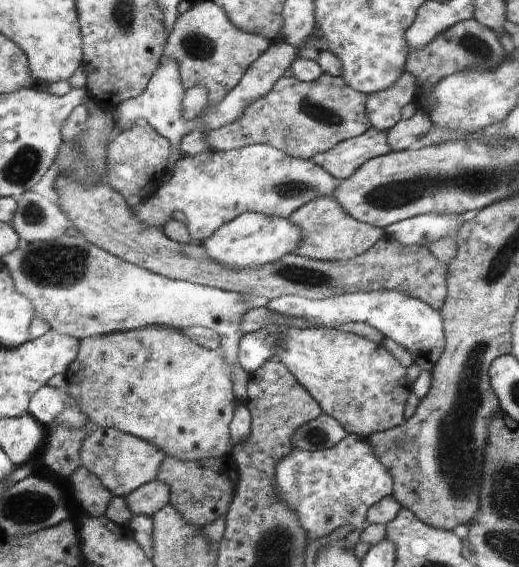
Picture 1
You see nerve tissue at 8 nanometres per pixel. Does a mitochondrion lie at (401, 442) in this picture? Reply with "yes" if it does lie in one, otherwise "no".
no

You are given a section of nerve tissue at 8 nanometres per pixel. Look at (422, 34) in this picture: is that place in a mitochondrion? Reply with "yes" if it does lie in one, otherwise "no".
no

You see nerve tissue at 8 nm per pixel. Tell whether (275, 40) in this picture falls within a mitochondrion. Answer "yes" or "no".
no

